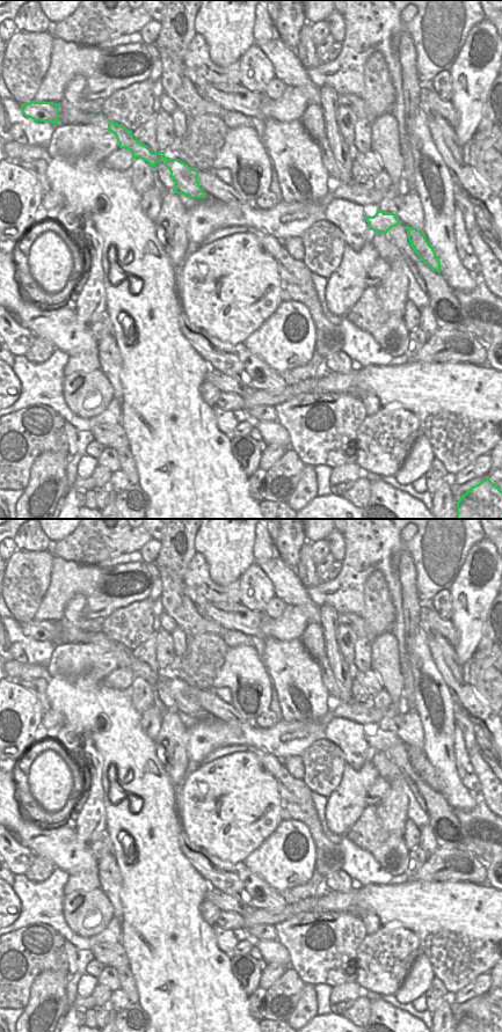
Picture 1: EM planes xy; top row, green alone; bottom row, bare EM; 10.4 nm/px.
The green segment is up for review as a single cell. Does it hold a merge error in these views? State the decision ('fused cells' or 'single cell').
fused cells

